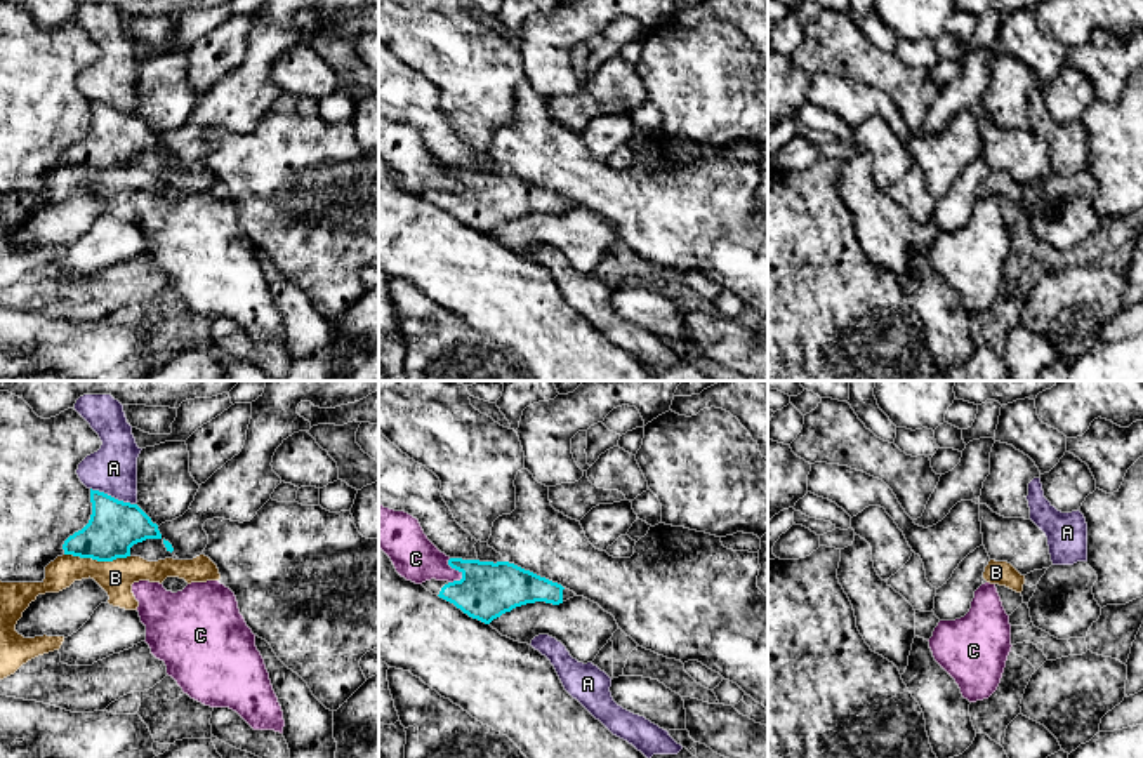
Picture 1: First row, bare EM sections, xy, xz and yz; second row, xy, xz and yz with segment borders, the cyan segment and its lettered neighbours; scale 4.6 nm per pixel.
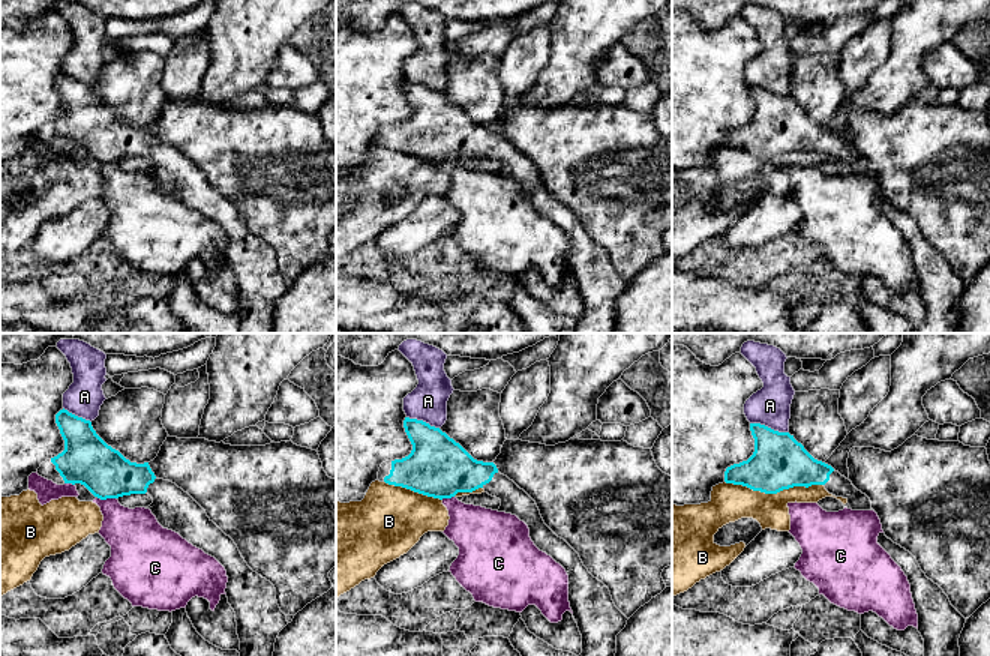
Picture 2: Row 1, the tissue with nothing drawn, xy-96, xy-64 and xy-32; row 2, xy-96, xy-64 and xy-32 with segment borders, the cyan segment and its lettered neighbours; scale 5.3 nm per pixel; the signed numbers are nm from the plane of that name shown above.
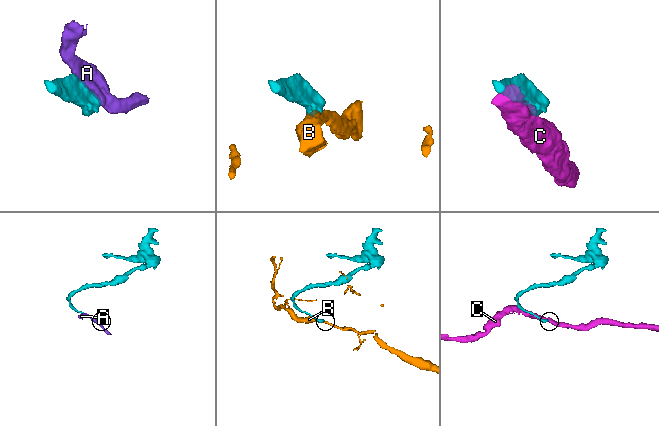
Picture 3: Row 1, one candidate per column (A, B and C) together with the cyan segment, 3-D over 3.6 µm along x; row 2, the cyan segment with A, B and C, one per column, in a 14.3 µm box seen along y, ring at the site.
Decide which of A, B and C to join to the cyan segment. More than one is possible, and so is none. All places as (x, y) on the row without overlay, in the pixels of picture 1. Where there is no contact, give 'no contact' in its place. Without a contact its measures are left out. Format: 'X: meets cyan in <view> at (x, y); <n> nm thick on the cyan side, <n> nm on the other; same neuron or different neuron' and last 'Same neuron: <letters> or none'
A: meets cyan in xy at (113, 108); 240 nm thick on the cyan side, 220 nm on the other; different neuron
B: meets cyan in xy at (98, 171); 240 nm thick on the cyan side, 160 nm on the other; different neuron
C: meets cyan in xz at (455, 179); 260 nm thick on the cyan side, 200 nm on the other; different neuron
Same neuron: none

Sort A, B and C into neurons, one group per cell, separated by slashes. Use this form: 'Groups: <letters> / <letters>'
Groups: A / B / C

